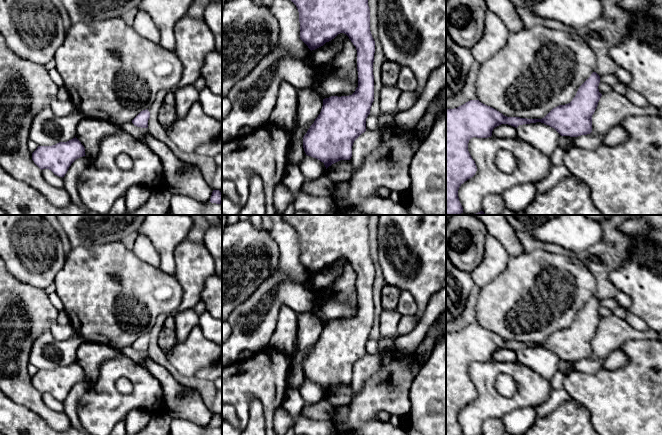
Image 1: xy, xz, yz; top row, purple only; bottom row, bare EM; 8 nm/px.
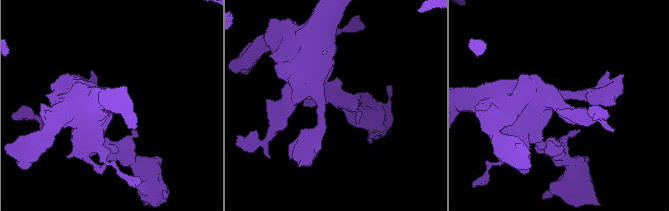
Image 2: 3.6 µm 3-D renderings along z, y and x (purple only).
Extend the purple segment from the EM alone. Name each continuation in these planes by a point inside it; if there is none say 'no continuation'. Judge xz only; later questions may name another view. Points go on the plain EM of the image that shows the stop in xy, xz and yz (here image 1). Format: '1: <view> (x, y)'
no continuation

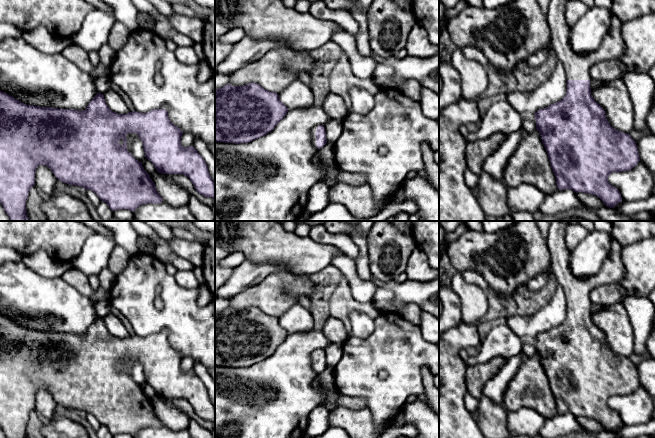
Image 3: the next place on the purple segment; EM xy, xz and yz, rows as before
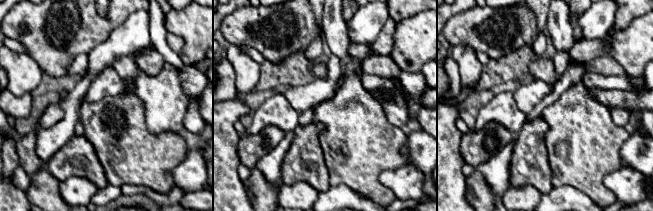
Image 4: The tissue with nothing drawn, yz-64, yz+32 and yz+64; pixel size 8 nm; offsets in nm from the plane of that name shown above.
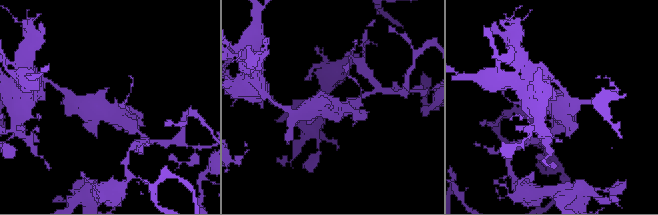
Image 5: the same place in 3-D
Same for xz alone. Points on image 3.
1: xz (313, 356)

